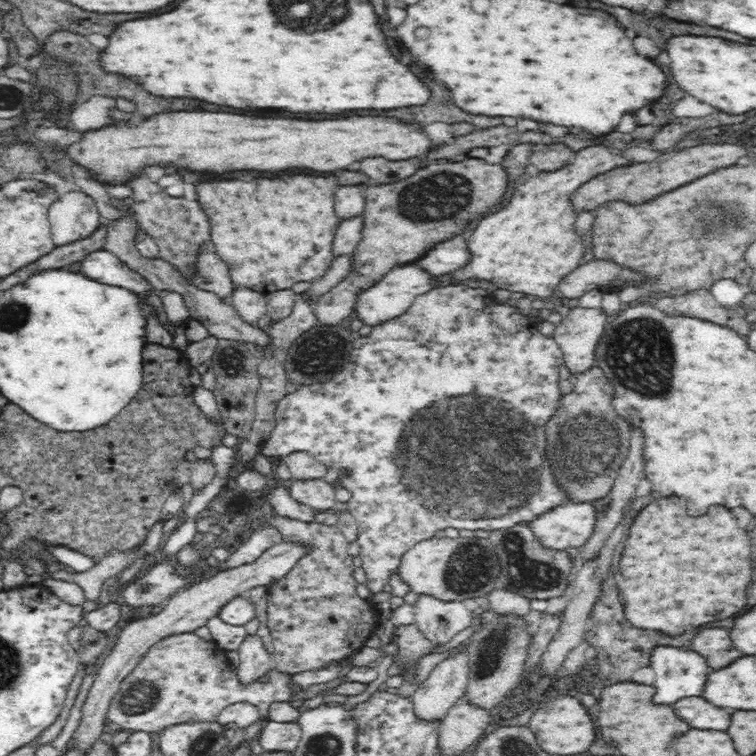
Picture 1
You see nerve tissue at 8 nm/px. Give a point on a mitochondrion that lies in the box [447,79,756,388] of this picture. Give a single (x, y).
(707, 217)

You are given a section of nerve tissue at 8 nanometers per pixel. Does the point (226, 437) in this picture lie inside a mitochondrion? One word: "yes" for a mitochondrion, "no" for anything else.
no

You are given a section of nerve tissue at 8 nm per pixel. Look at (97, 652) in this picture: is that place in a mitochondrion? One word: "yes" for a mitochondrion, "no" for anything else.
no

